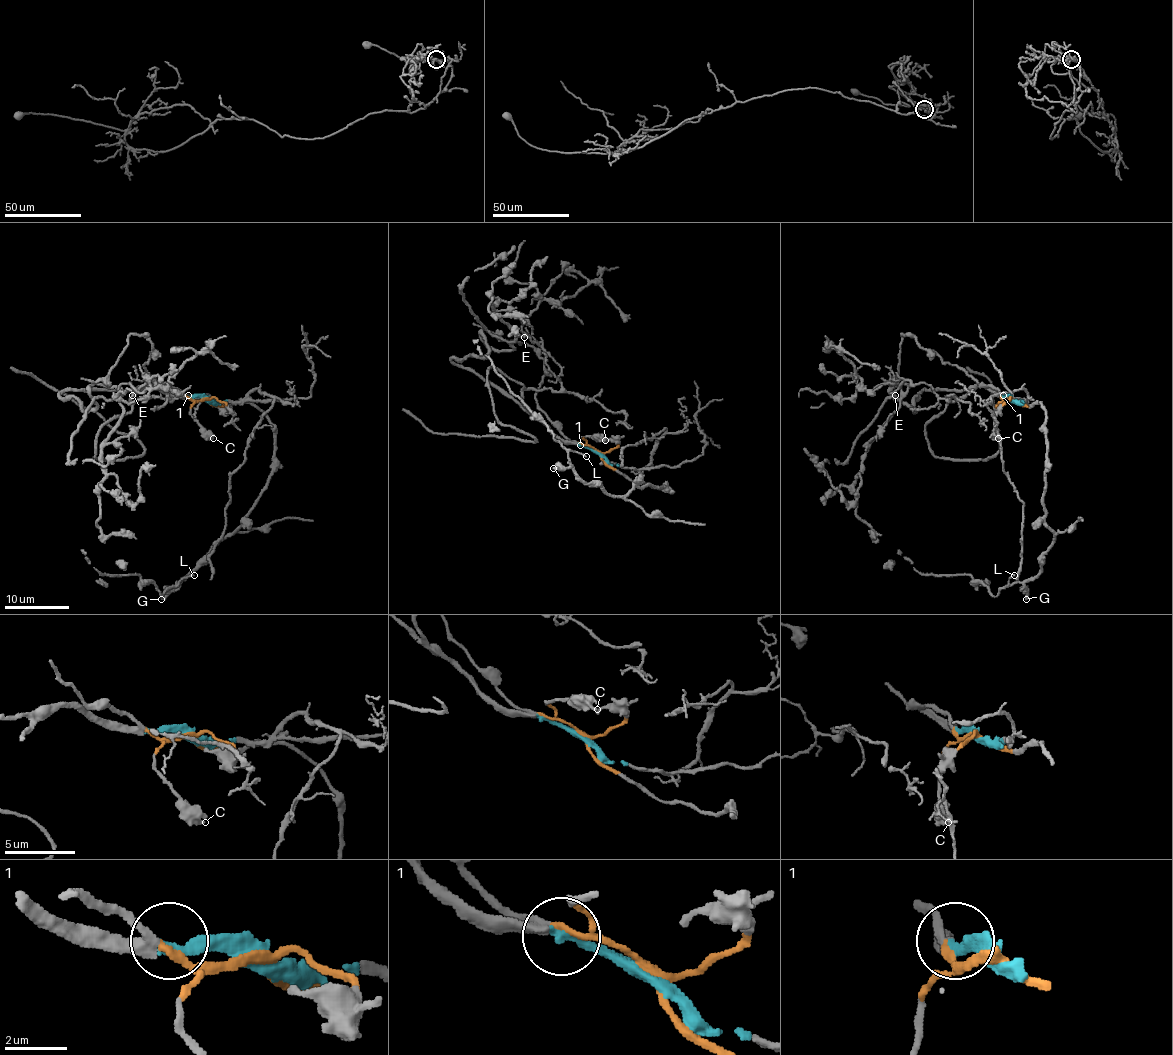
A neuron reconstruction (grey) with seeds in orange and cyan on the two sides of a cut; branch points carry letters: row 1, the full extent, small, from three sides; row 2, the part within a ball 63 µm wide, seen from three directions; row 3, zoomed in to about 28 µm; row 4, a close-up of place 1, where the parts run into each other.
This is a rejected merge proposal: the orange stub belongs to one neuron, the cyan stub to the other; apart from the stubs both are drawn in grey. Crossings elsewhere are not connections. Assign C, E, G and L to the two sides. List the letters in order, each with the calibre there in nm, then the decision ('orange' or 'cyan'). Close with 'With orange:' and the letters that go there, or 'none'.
C: 280 nm | orange
E: 240 nm | cyan
G: 300 nm | orange
L: 150 nm | orange
With orange: C, G, L

